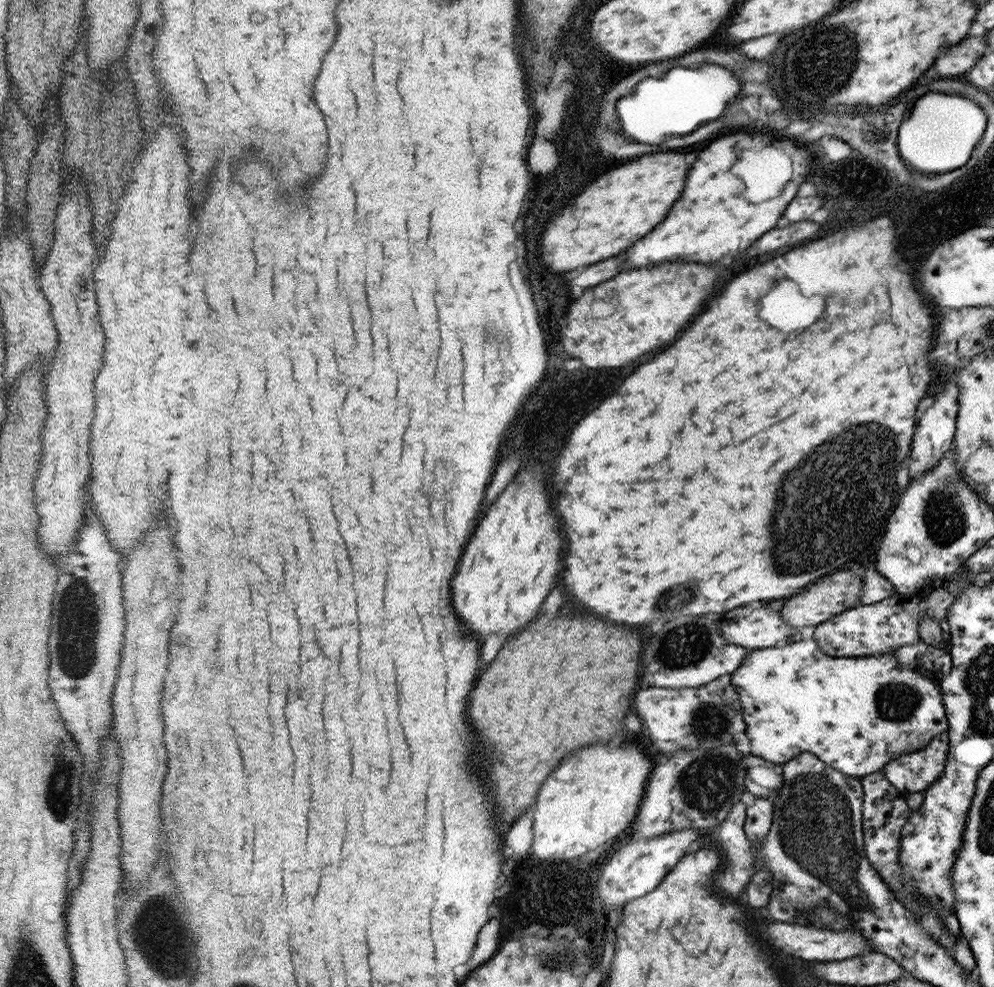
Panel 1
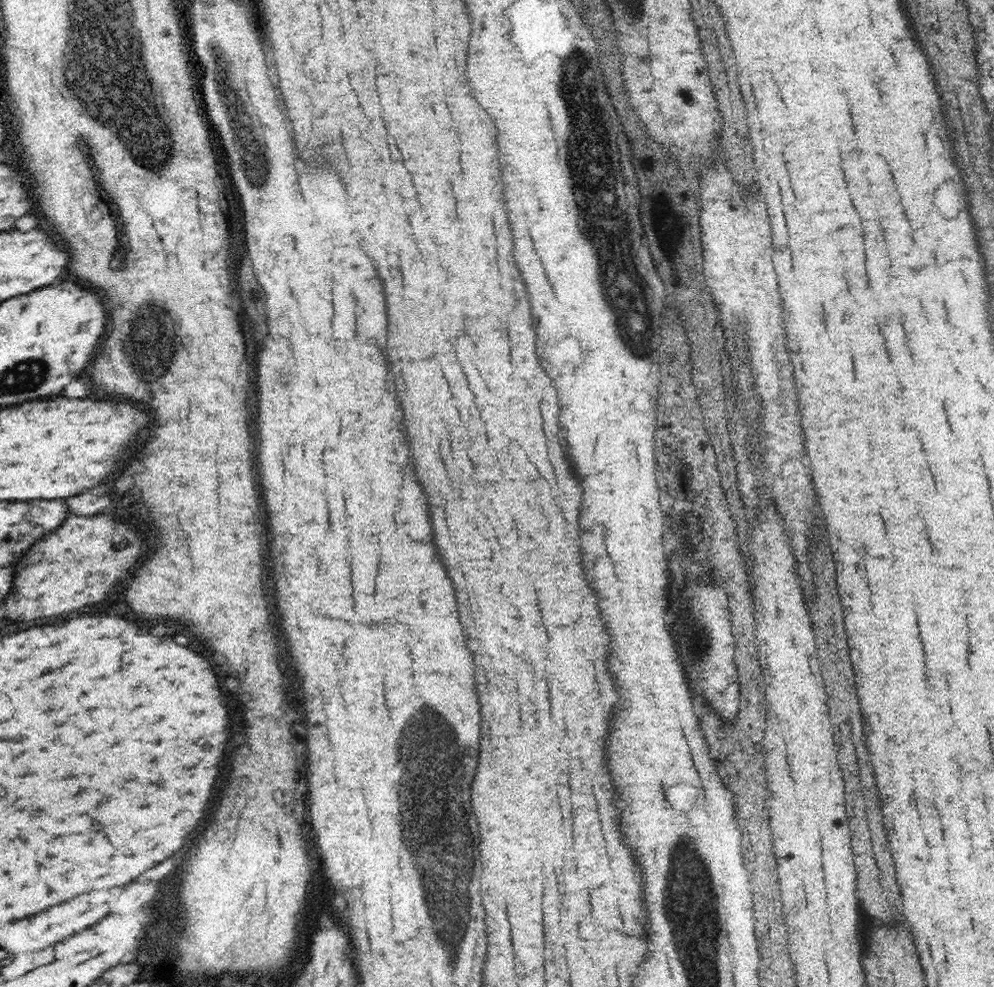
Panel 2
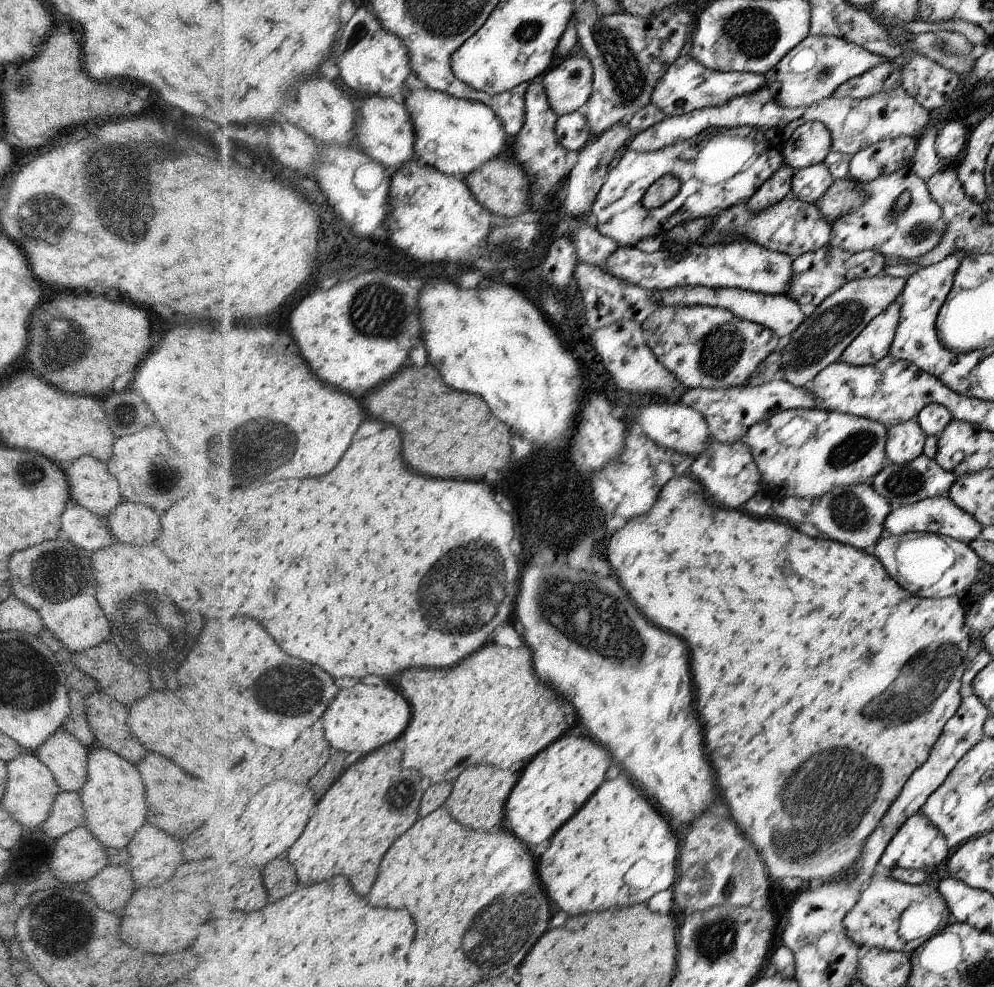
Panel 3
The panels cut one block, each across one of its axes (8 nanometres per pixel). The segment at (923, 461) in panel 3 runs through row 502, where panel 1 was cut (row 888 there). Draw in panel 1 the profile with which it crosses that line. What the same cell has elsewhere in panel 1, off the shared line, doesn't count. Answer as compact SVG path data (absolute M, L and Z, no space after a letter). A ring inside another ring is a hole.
M882 769L862 778L861 786L863 787L862 830L864 833L864 853L866 858L878 871L880 878L889 886L894 898L899 900L907 908L908 912L912 912L918 918L922 928L928 931L941 947L946 947L949 953L954 956L956 940L961 938L964 942L960 921L958 921L955 913L950 913L943 906L927 904L927 900L915 890L915 886L911 882L903 880L905 872L903 872L901 864L899 864L900 831L908 822L910 814L912 814L906 804L908 794L897 790L891 782L888 782Z

